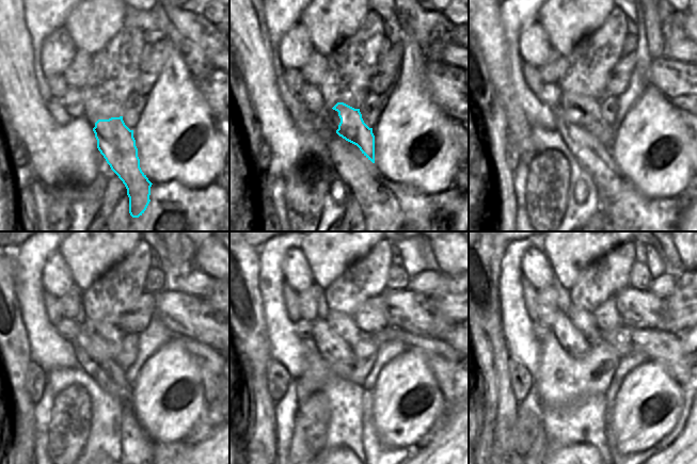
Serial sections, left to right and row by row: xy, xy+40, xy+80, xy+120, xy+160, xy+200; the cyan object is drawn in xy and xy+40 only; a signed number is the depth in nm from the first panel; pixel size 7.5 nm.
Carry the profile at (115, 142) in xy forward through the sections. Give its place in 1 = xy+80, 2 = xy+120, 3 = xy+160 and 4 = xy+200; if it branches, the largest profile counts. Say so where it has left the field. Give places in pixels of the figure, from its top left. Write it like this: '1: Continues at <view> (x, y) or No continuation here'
1: Continues at xy+80 (591, 121)
2: Continues at xy+120 (109, 336)
3: Continues at xy+160 (345, 325)
4: Continues at xy+200 (583, 319)

